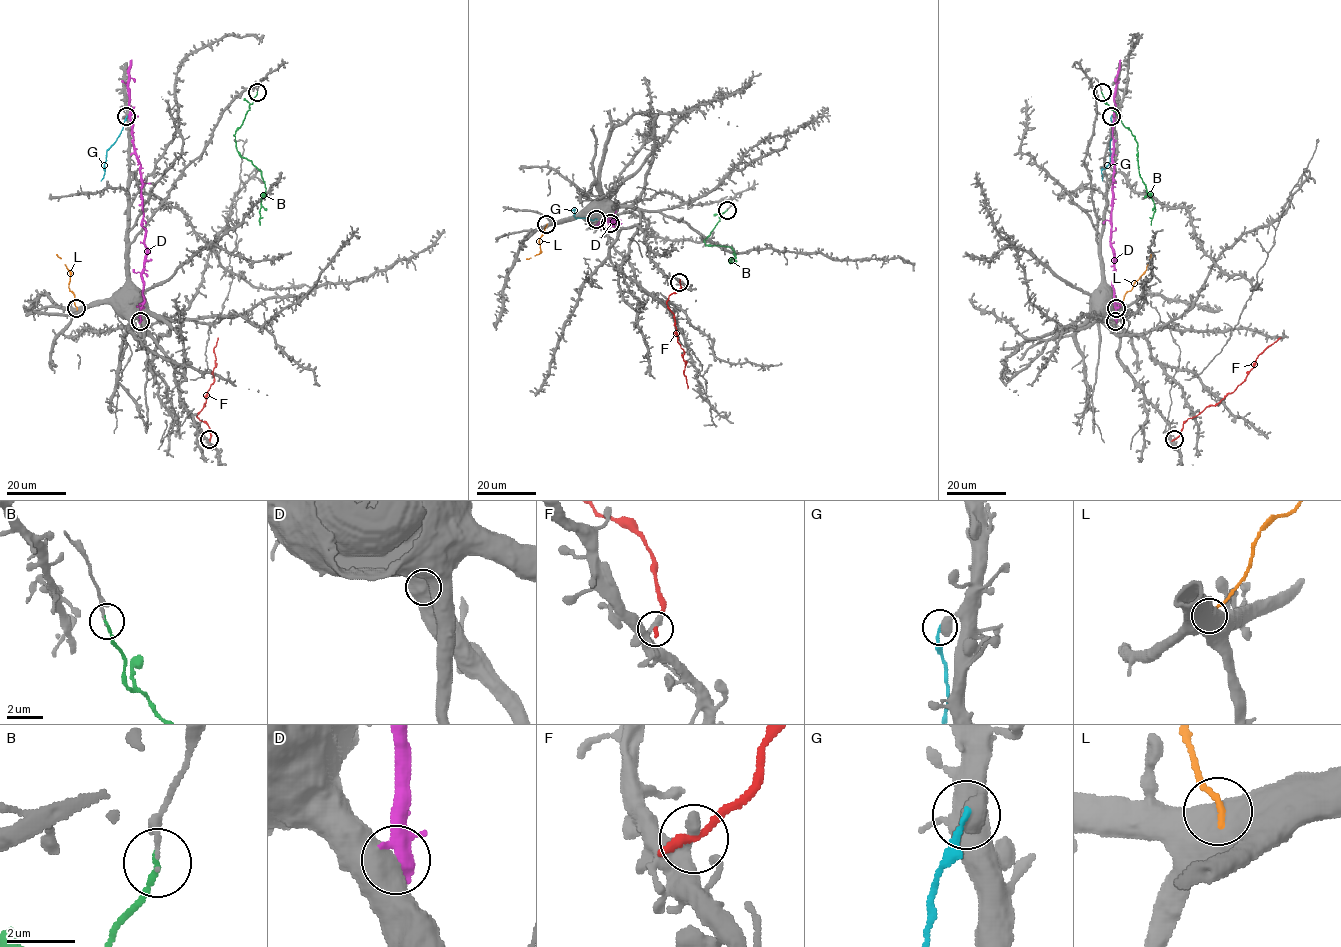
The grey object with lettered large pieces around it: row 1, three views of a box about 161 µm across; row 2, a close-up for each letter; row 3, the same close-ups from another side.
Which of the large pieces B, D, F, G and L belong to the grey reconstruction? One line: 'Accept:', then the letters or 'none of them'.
Accept: B

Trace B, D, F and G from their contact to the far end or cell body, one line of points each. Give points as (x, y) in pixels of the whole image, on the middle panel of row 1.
B: (727, 210), (719, 216), (704, 242), (708, 246), (730, 246), (736, 257), (730, 263), (730, 259)
D: (610, 223), (615, 219), (602, 220), (598, 223), (601, 228)
F: (680, 282), (679, 290), (671, 294), (666, 302), (674, 315), (677, 342), (683, 351), (687, 389)
G: (596, 219), (576, 219), (575, 209), (571, 210)

